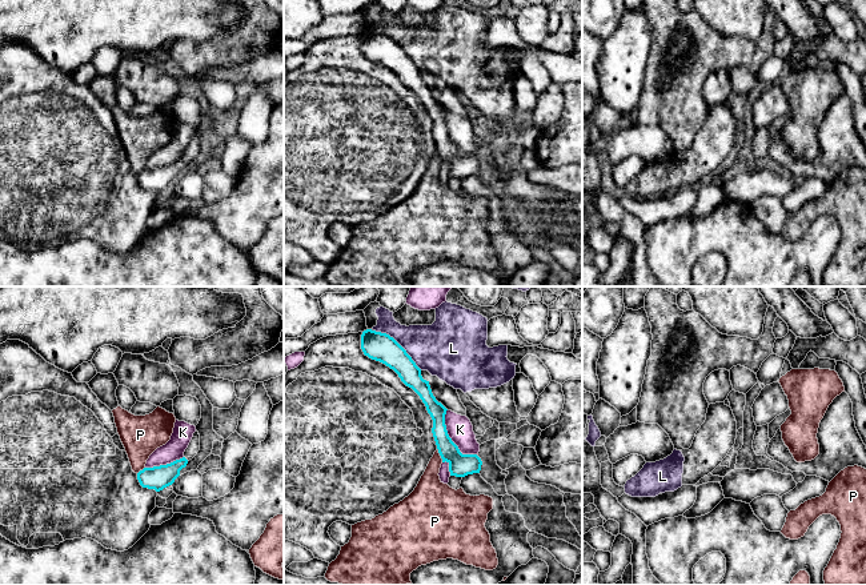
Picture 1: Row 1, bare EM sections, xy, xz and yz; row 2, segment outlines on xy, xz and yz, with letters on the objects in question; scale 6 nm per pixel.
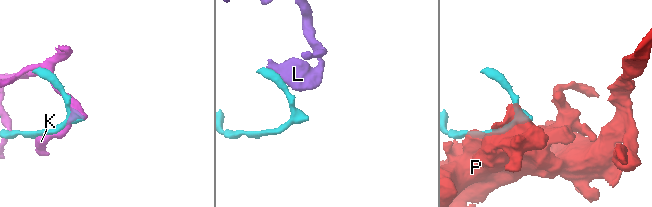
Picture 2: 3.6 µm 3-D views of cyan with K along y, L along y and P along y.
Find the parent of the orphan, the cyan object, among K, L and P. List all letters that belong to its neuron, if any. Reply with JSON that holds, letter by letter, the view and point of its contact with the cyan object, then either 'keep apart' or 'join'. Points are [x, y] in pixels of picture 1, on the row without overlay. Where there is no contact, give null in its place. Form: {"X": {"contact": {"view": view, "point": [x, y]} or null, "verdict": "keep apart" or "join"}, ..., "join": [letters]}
{"K": {"contact": {"view": "xz", "point": [450, 140]}, "verdict": "keep apart"}, "L": {"contact": {"view": "xz", "point": [399, 45]}, "verdict": "keep apart"}, "P": {"contact": {"view": "xz", "point": [440, 156]}, "verdict": "keep apart"}, "join": []}

